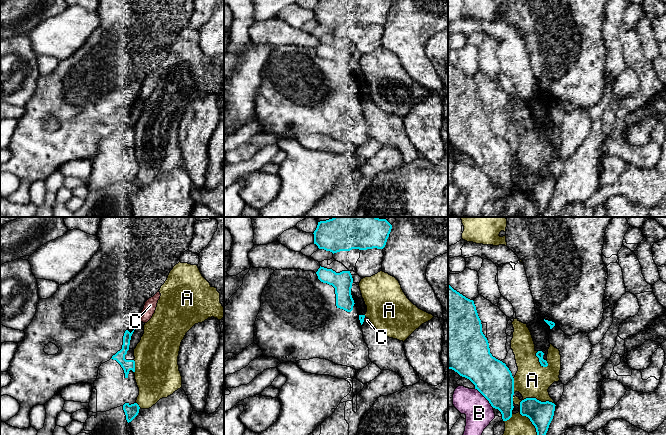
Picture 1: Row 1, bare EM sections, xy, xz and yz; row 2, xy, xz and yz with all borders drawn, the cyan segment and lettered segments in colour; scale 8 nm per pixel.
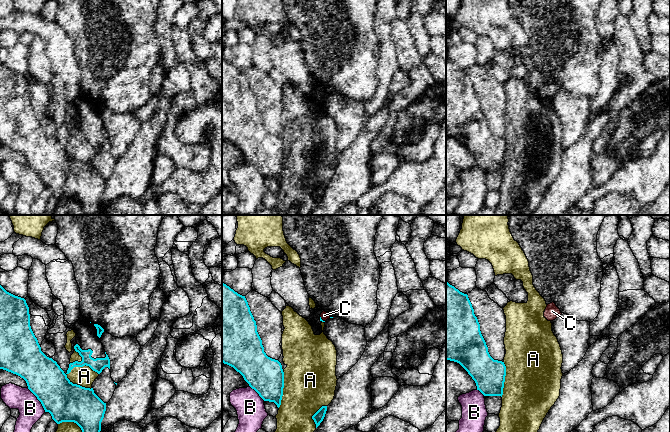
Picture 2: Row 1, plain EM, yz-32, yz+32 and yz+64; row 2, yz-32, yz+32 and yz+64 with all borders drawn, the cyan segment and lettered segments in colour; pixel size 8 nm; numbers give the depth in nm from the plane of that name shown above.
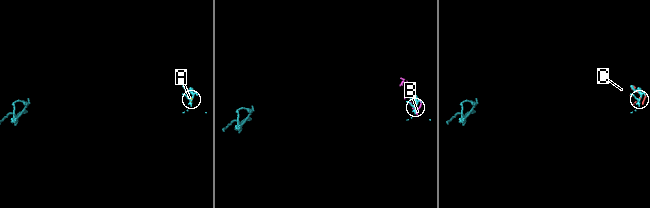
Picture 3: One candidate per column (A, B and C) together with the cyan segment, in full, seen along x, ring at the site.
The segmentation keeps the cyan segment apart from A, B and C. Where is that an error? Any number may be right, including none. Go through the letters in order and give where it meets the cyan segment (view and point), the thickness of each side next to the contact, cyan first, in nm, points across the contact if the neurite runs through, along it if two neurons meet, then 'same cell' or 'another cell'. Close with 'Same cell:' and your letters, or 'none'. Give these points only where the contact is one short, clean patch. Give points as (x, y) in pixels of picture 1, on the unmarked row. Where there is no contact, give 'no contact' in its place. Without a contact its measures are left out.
A: yz (525, 191) | 190/280 nm | another cell
B: yz (485, 173) | 300/220 nm | another cell
C: xz (363, 95) | 50/40 nm | another cell
Same cell: none

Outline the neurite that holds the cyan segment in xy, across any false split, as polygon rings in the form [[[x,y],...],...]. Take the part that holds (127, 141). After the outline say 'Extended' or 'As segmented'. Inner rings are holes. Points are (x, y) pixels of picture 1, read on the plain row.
[[[128,106],[125,107],[123,112],[122,125],[111,134],[116,136],[121,141],[125,149],[125,154],[128,154],[130,146],[135,148],[134,126],[129,124],[133,108],[134,106],[131,109]]]. Extended

